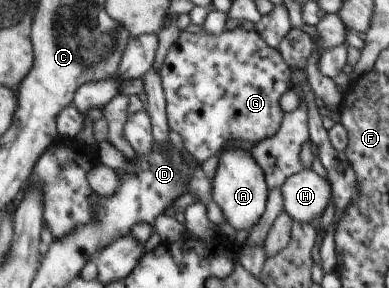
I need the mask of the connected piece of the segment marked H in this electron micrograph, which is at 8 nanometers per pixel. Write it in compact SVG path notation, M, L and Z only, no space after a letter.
M300 170L281 185L283 209L296 222L310 224L319 221L331 201L328 180L312 170Z

